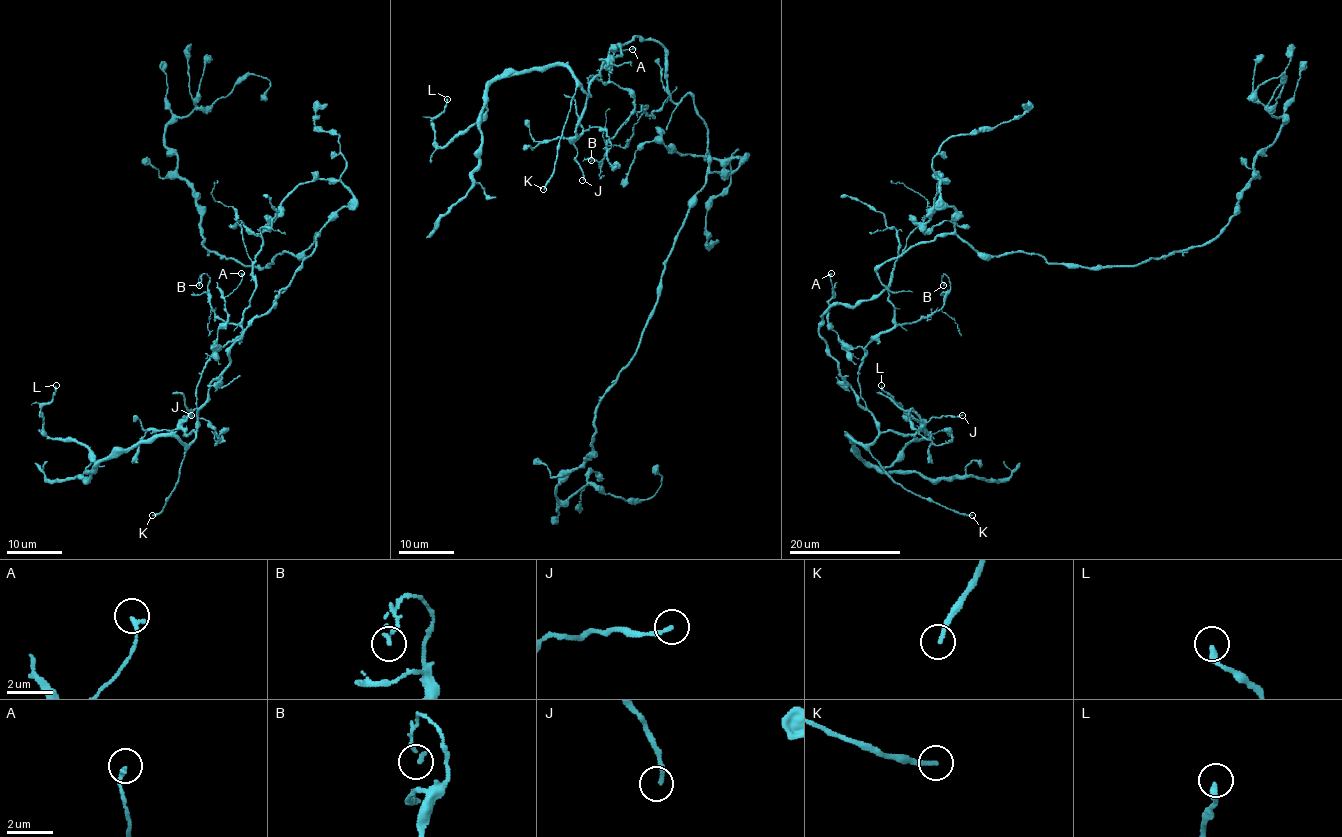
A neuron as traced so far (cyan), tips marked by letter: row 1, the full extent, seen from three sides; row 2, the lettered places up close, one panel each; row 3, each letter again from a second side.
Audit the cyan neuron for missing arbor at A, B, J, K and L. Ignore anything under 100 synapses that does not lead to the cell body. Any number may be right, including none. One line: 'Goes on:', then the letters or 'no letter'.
Goes on: K

